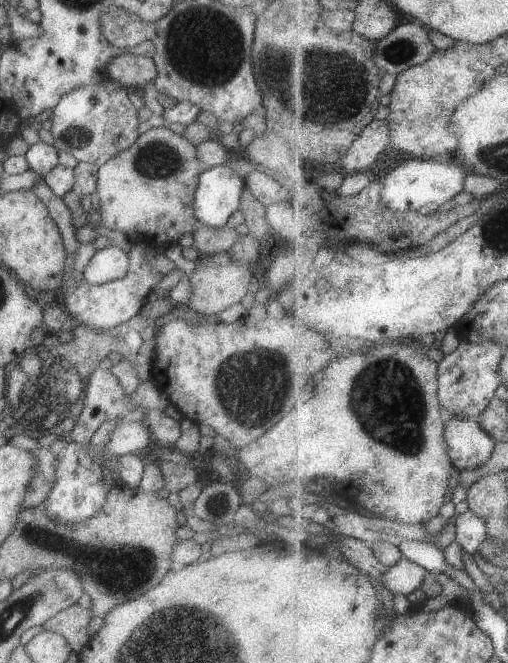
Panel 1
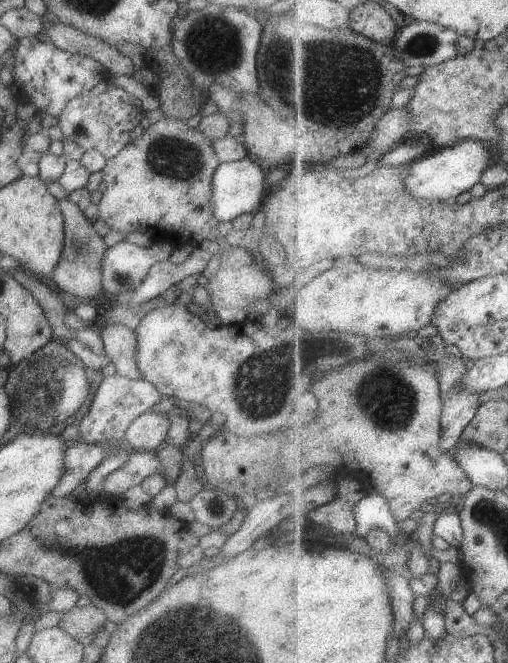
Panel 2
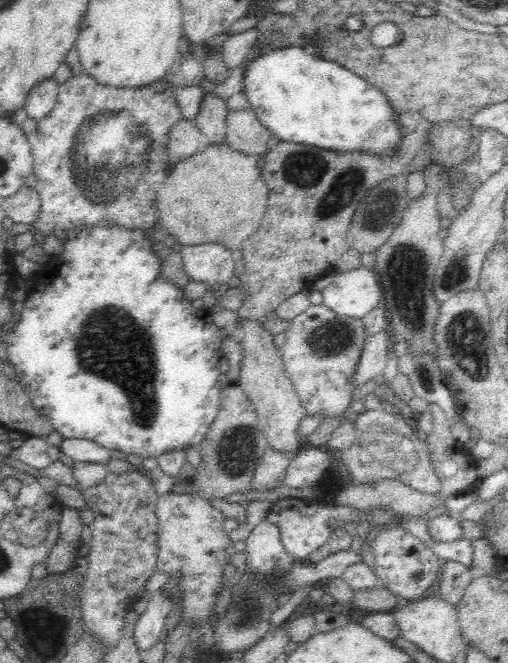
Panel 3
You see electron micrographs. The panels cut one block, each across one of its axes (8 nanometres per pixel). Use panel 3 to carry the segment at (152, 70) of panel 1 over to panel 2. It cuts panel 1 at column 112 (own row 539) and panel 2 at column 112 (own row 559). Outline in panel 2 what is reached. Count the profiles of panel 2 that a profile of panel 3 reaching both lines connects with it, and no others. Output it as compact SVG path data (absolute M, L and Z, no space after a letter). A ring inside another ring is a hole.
M46 22L41 35L62 51L92 58L102 64L112 76L126 75L130 77L133 74L133 62L128 56L123 56L116 47L85 34L79 29L68 27L62 23Z

